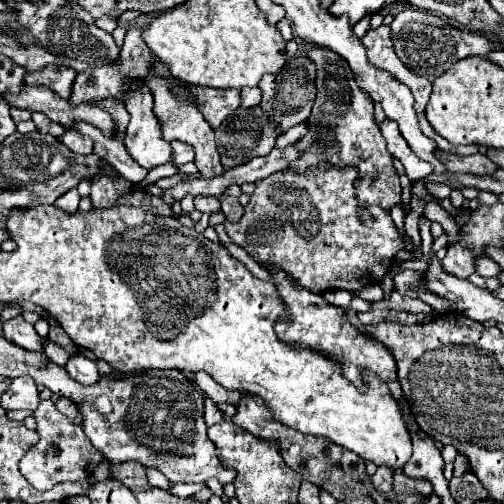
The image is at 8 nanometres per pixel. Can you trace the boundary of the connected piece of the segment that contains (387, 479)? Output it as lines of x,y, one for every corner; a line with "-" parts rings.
380,466
380,468
376,470
376,474
372,476
372,482
376,484
376,488
378,488
380,492
388,494
388,492
392,492
392,478
394,478
394,470
388,468
388,466

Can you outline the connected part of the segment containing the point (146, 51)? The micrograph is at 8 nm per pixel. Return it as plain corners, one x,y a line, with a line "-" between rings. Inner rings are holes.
130,28
126,32
126,38
124,38
124,44
122,44
122,52
120,52
120,62
118,64
110,64
110,66
102,66
102,68
92,68
92,70
86,70
86,72
80,72
72,84
72,94
70,94
70,100
72,104
86,104
86,102
92,102
92,100
100,100
100,98
118,98
118,100
124,100
126,98
126,92
128,92
128,82
134,80
134,78
146,78
152,70
152,64
154,64
154,54
150,52
150,48
146,46
144,38
142,38
142,32
146,28

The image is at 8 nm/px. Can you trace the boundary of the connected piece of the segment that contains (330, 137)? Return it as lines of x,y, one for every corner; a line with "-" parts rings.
304,44
302,50
318,68
318,96
308,118
308,134
304,140
300,138
296,142
300,156
292,160
286,170
304,174
312,168
320,168
320,164
330,164
338,170
356,168
358,178
354,180
354,190
360,204
376,204
388,212
394,206
400,206
404,214
408,214
406,206
402,204
402,188
392,156
386,150
386,140
380,134
378,122
374,120
374,102
368,100
360,88
356,88
352,70
342,56
336,56
336,52
328,52
326,48
312,48
312,44

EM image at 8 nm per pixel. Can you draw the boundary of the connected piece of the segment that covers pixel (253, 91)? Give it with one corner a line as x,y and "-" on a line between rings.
244,88
242,90
242,106
244,108
252,108
260,104
260,90
258,88

